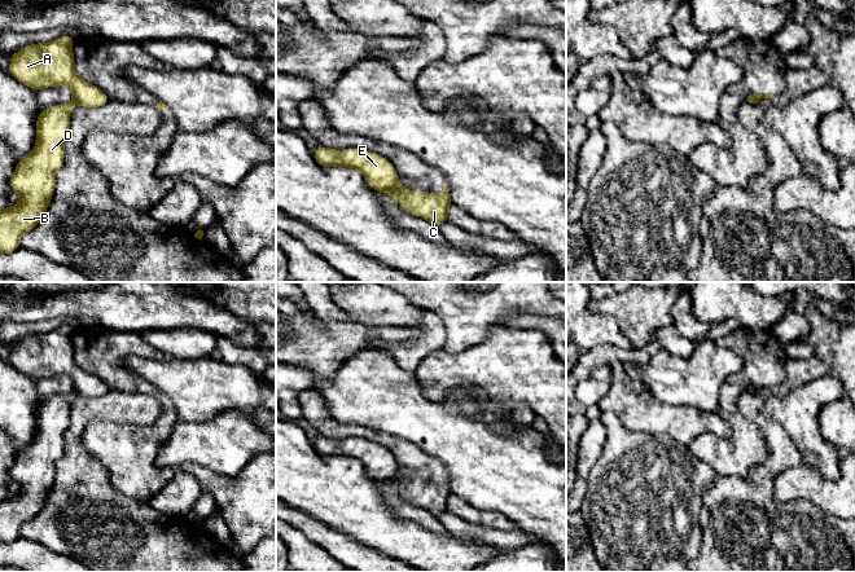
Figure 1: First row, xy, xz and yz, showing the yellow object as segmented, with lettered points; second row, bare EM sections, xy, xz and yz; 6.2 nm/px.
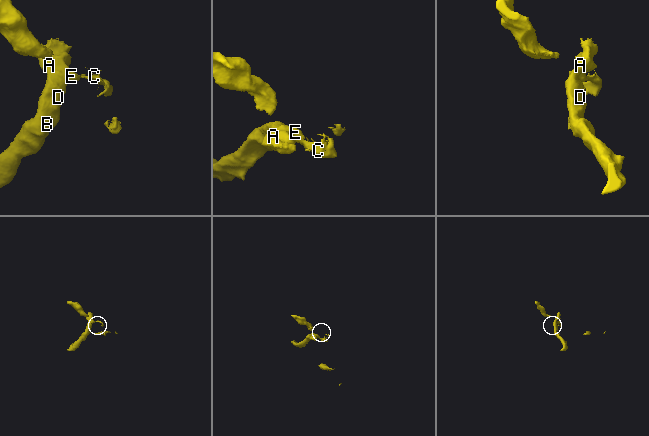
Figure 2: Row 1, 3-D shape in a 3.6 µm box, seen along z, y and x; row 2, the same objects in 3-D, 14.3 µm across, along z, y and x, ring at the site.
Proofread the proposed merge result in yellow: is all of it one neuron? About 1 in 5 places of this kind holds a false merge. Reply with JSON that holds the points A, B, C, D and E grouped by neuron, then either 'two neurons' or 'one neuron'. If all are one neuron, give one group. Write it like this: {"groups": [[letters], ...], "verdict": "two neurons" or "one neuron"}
{"groups": [["A", "B", "D", "E"], ["C"]], "verdict": "two neurons"}

